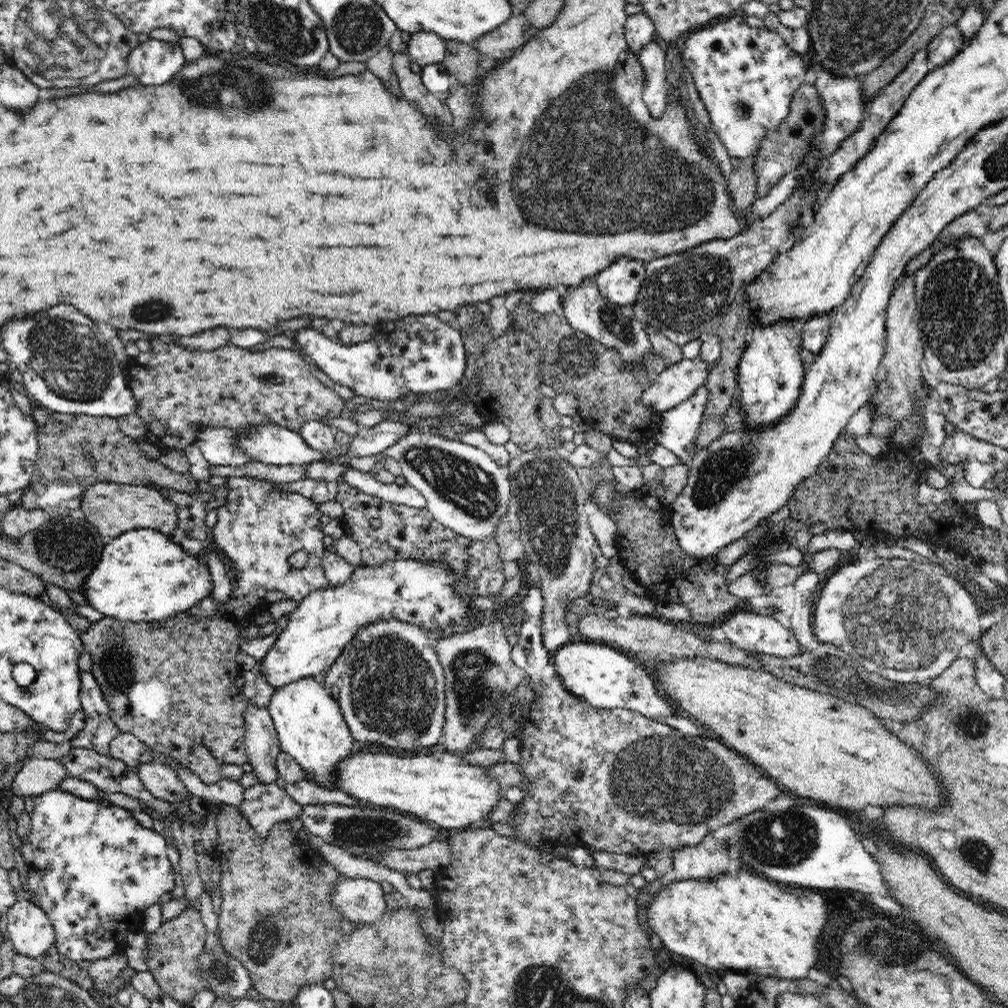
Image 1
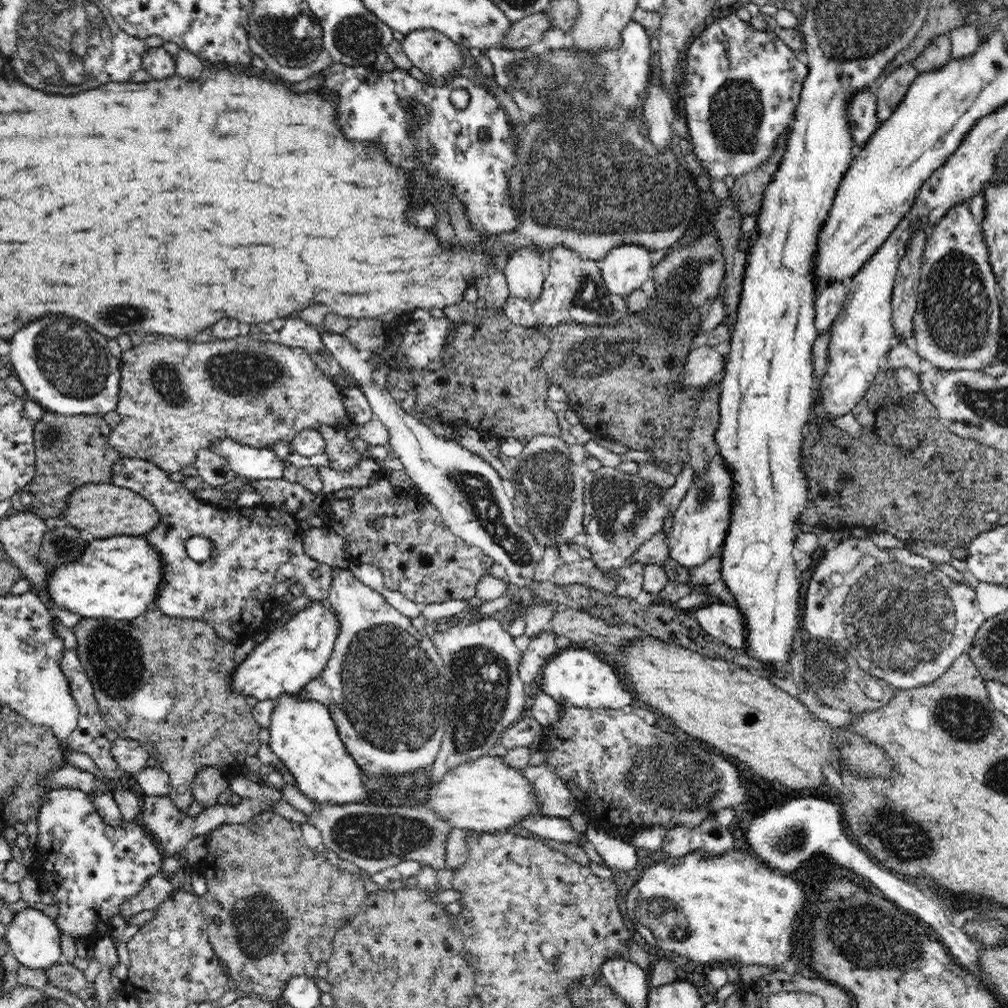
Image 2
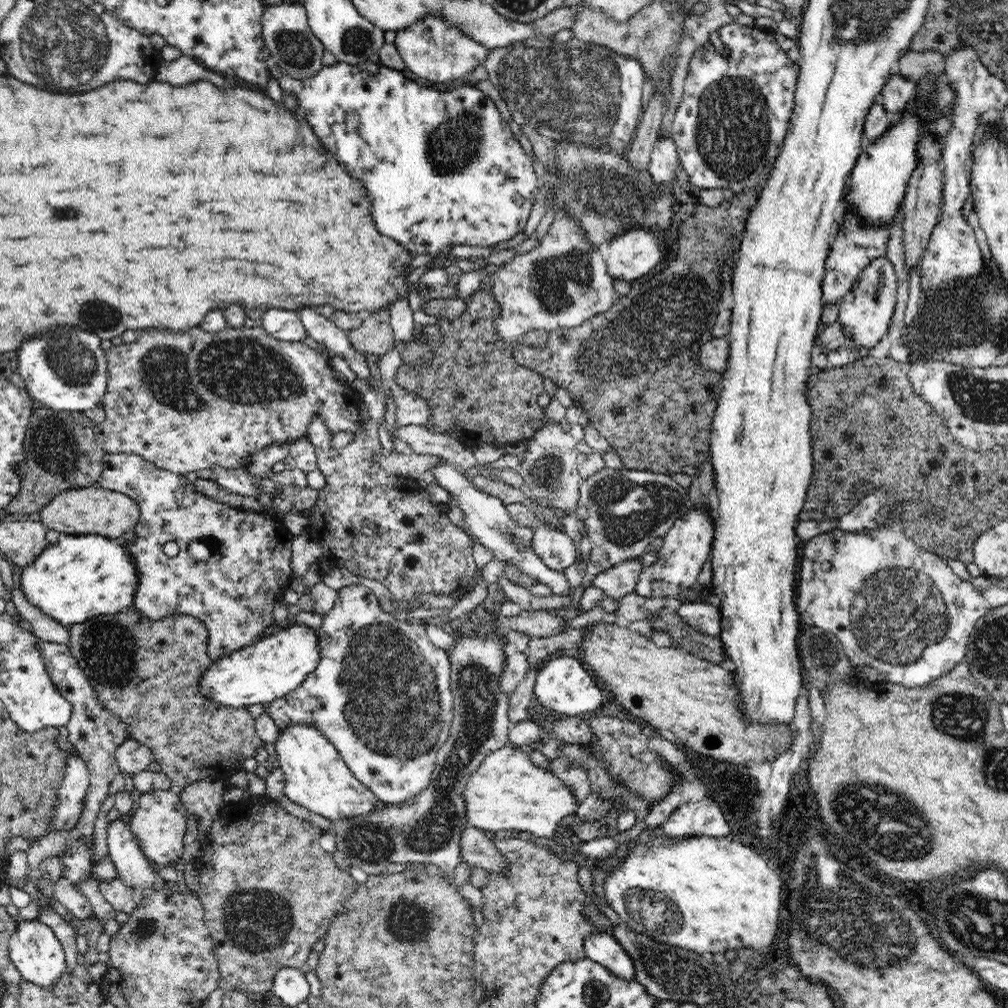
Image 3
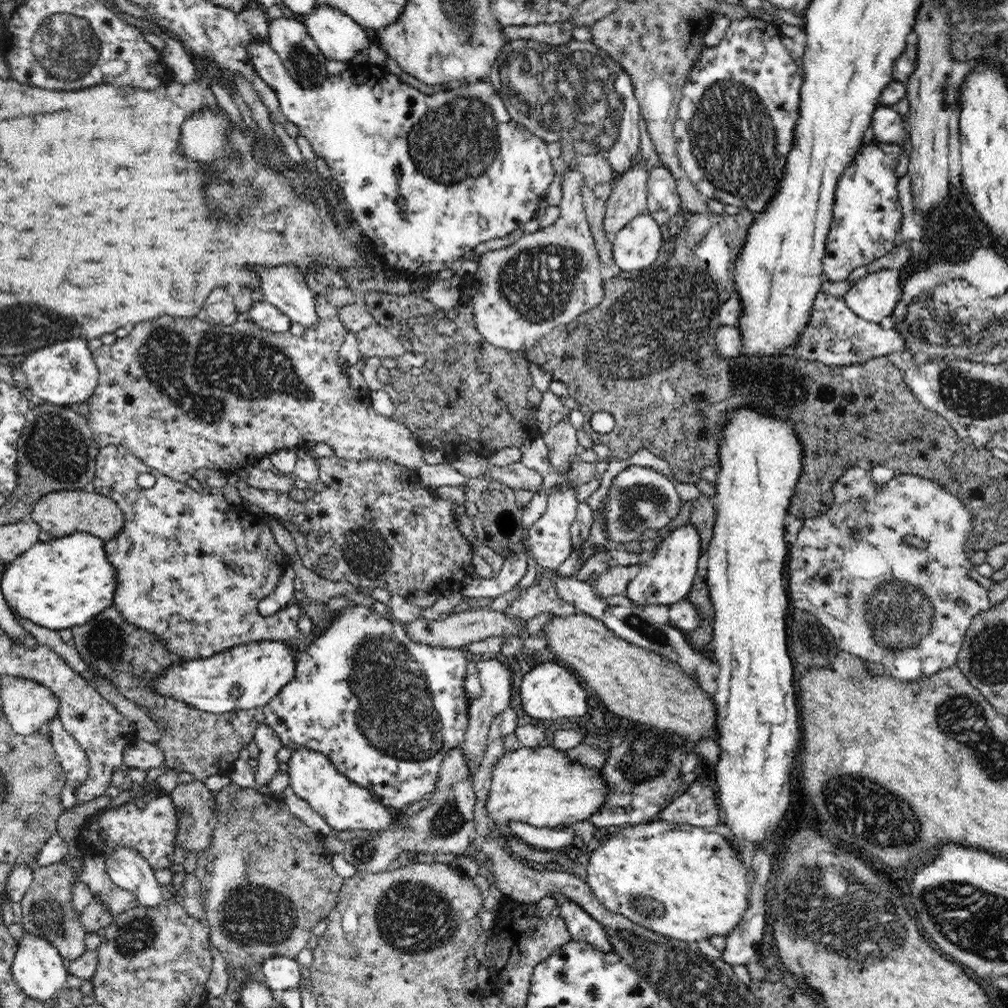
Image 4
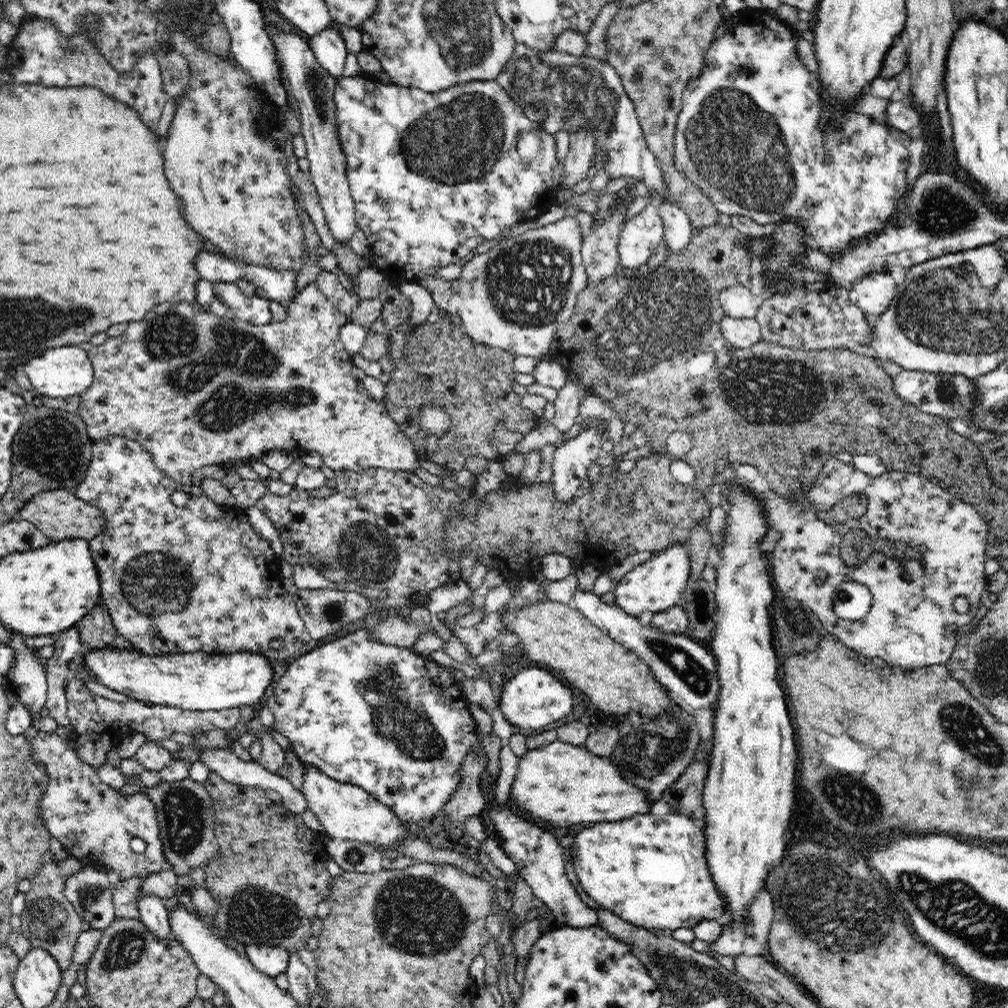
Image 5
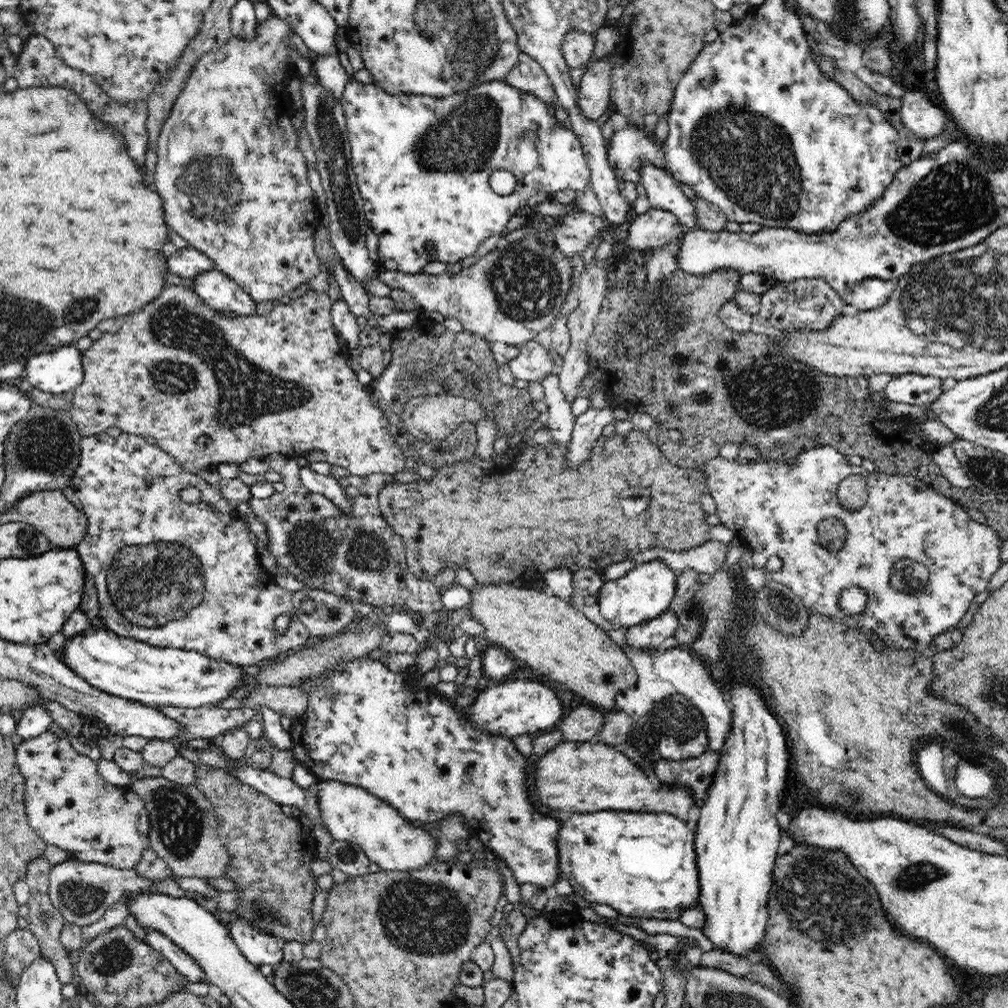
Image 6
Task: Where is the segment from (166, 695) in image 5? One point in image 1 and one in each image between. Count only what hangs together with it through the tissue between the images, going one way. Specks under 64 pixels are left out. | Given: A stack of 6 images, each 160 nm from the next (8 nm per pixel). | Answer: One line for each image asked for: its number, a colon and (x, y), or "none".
1: (323, 625)
2: (288, 657)
3: (258, 674)
4: (246, 676)

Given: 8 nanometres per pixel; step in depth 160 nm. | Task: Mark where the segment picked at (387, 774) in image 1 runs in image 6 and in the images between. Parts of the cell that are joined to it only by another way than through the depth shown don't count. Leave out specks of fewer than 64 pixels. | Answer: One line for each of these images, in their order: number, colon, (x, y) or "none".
2: (485, 795)
3: (507, 791)
4: (540, 786)
5: (560, 783)
6: (591, 776)

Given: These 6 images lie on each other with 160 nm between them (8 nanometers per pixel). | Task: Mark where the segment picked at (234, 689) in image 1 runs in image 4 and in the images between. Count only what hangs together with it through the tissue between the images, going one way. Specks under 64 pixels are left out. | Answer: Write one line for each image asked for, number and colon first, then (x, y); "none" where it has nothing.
2: (165, 681)
3: (147, 672)
4: (206, 746)

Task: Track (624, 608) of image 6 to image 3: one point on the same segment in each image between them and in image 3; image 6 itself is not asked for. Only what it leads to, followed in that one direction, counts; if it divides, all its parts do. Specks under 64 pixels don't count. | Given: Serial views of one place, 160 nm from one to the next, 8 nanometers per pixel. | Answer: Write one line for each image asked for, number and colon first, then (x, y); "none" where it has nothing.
3: (687, 546)
4: (665, 578)
5: (658, 584)

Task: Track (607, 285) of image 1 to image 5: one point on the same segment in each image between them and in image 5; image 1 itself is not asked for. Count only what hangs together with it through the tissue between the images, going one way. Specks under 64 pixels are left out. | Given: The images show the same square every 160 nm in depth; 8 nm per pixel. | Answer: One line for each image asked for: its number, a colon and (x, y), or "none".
2: (624, 268)
3: (632, 255)
4: (635, 247)
5: (639, 237)

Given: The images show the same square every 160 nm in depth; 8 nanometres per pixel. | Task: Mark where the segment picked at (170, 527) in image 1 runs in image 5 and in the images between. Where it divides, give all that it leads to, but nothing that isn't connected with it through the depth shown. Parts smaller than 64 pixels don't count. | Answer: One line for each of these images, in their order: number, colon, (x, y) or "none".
2: (104, 510)
3: (95, 510)
4: (63, 513)
5: (59, 514)

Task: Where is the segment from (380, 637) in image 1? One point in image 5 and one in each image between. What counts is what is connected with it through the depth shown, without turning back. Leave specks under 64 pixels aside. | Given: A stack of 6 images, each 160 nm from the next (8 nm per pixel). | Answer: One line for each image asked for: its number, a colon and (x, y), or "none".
2: (384, 685)
3: (380, 693)
4: (384, 709)
5: (377, 716)

